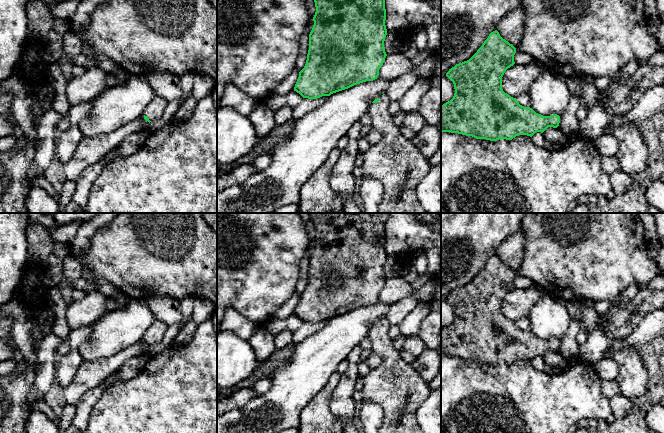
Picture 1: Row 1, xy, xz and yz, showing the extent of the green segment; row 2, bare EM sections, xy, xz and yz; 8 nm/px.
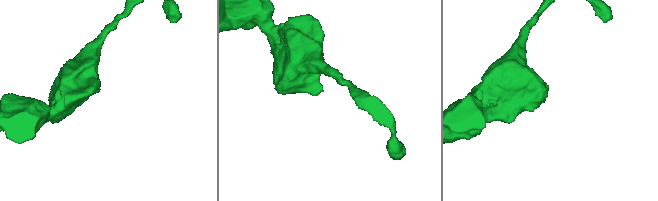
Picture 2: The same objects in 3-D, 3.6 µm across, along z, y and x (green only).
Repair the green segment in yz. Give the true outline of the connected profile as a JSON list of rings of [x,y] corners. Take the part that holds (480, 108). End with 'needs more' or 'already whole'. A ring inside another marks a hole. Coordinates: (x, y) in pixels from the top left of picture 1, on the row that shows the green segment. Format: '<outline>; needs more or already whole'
[[[497,30],[491,32],[477,52],[467,61],[449,69],[446,76],[453,82],[453,98],[441,105],[441,132],[458,133],[476,139],[497,141],[512,140],[518,135],[532,137],[548,127],[557,128],[560,116],[543,116],[530,107],[519,104],[502,89],[505,71],[515,64],[516,48],[503,39]]]; already whole

